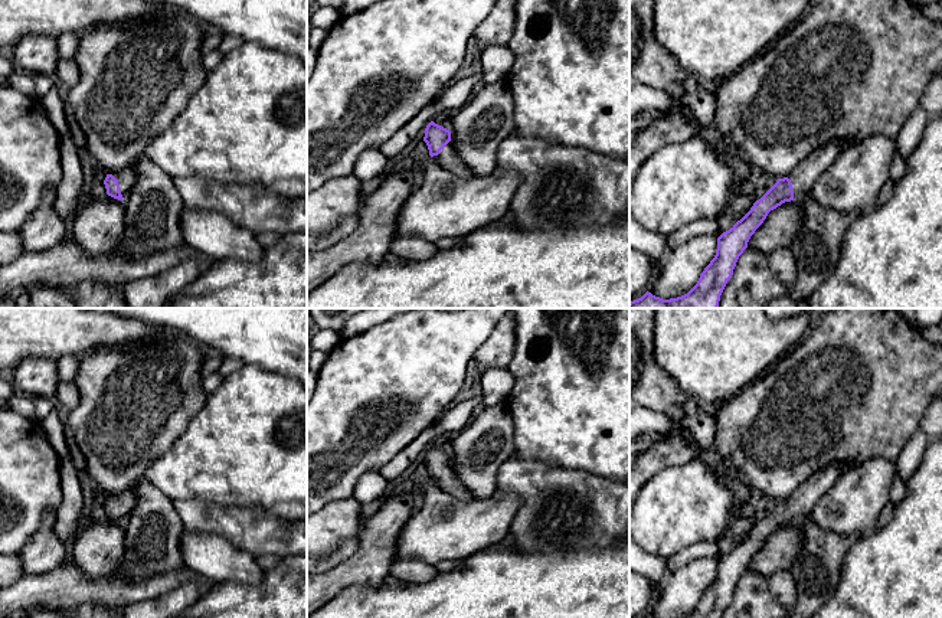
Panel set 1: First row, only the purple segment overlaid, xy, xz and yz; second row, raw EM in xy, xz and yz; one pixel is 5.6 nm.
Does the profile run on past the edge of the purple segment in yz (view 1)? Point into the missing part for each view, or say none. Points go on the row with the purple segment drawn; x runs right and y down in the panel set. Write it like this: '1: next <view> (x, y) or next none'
1: next yz (805, 175)

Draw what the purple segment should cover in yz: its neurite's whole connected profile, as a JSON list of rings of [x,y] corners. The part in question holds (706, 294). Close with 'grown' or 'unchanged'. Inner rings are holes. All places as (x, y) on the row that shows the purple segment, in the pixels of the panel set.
[[[841,140],[821,145],[804,158],[788,177],[778,179],[740,220],[717,238],[714,258],[687,294],[663,300],[647,291],[641,298],[631,301],[629,308],[717,308],[739,256],[768,213],[785,202],[809,194],[818,177],[837,161],[845,147],[847,144]]]; grown

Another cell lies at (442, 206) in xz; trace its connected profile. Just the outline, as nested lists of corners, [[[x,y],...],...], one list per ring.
[[[429,156],[421,163],[418,186],[399,210],[395,236],[418,236],[436,245],[461,239],[501,219],[519,186],[520,177],[516,171],[495,167],[488,176],[461,179],[444,170]]]

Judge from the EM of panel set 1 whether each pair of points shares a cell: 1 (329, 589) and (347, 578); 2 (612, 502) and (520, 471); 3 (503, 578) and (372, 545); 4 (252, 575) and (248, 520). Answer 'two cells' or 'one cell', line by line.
1: one cell
2: one cell
3: two cells
4: two cells

